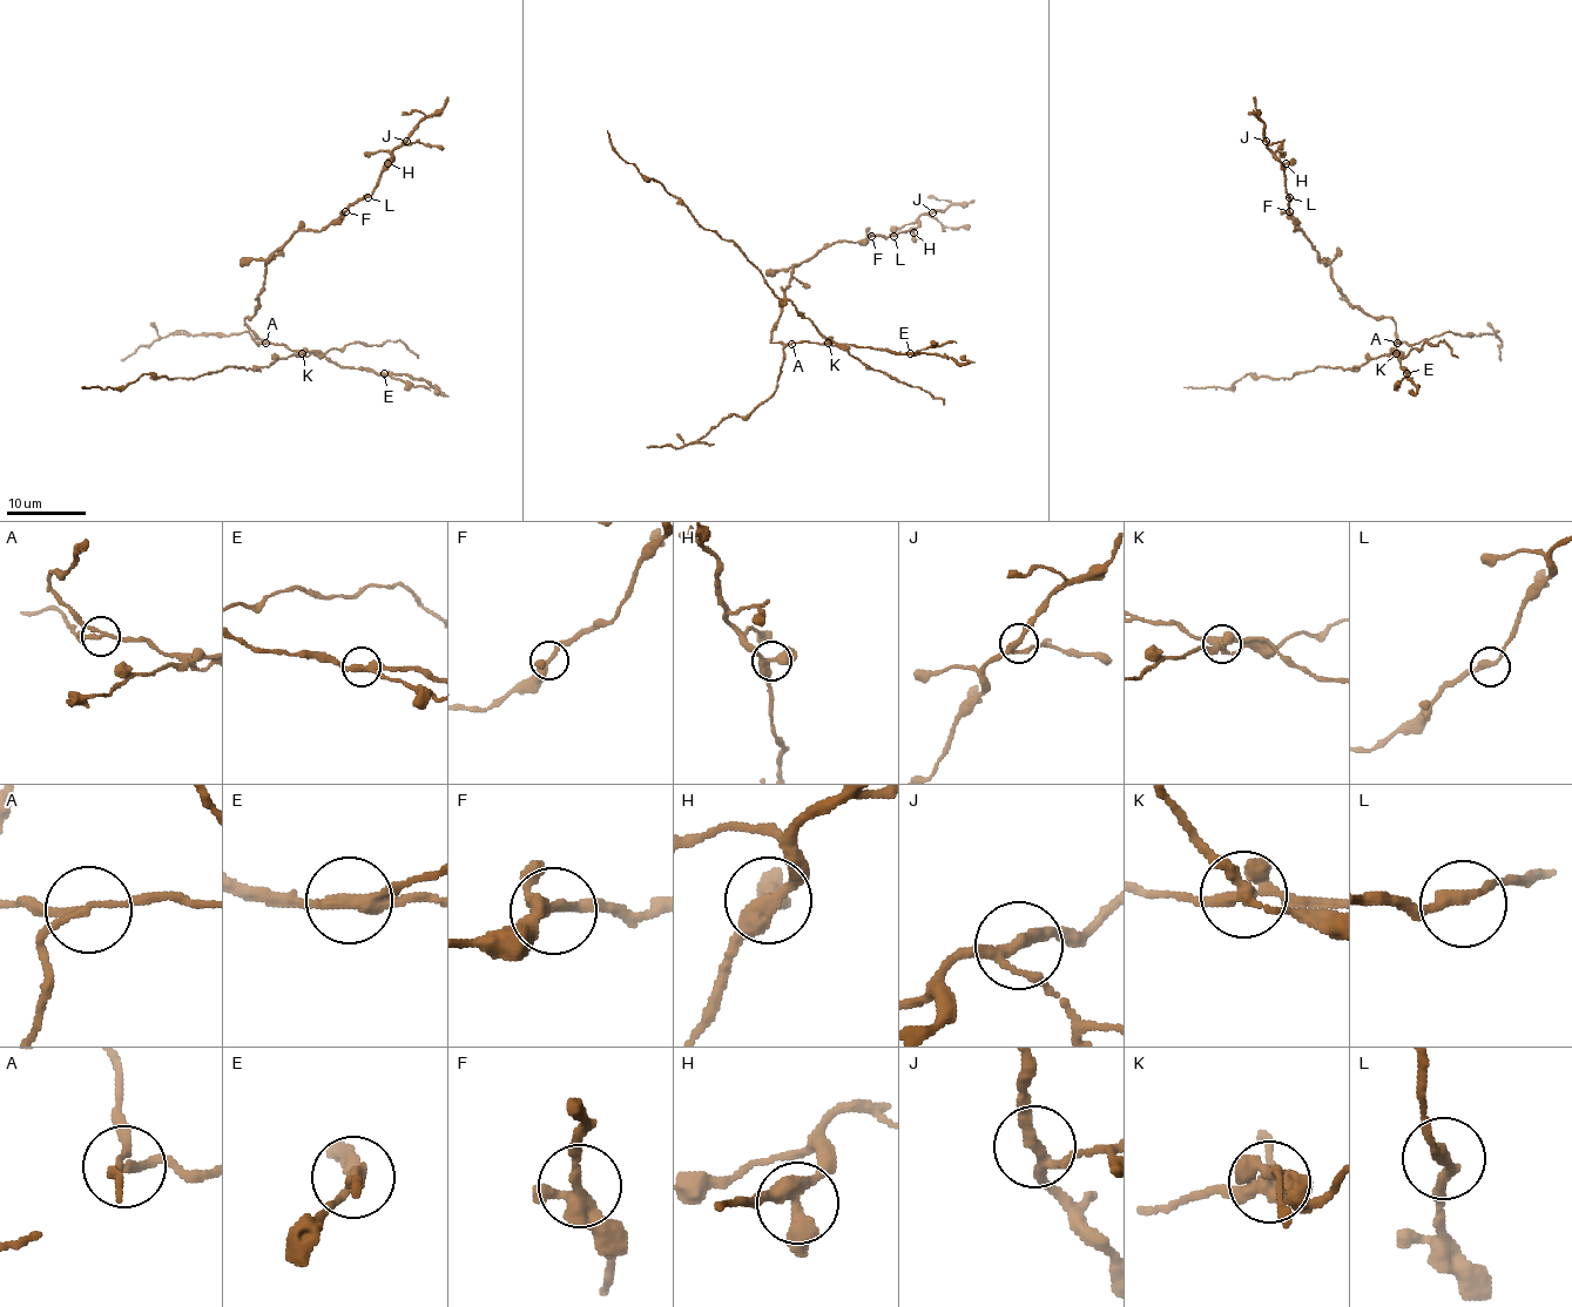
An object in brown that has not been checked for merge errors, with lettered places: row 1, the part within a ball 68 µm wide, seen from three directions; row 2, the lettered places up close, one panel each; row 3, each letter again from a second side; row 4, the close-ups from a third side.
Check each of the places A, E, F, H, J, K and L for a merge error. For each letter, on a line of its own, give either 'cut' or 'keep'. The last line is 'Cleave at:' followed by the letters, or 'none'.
A: cut
E: cut
F: keep
H: keep
J: keep
K: cut
L: keep
Cleave at: A, E, K

